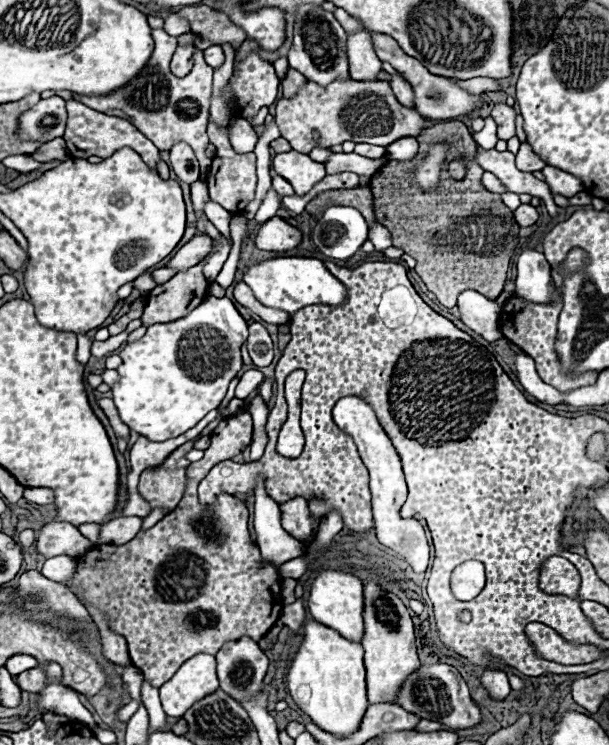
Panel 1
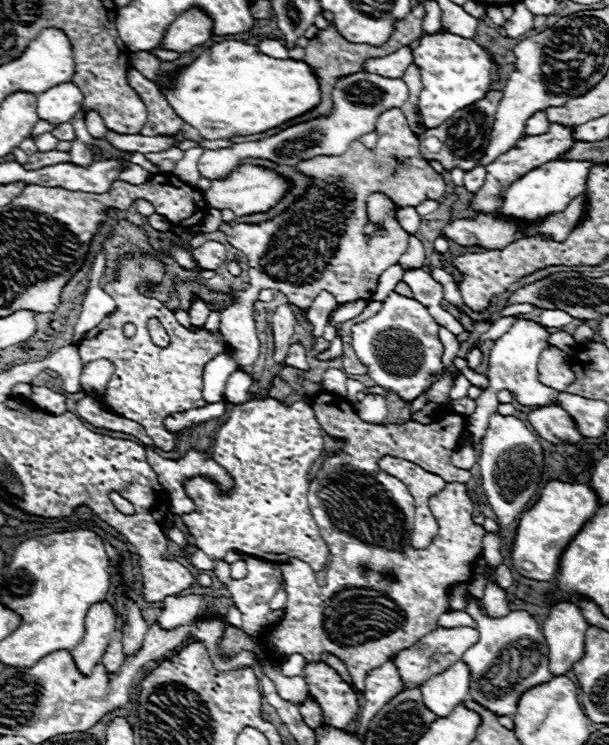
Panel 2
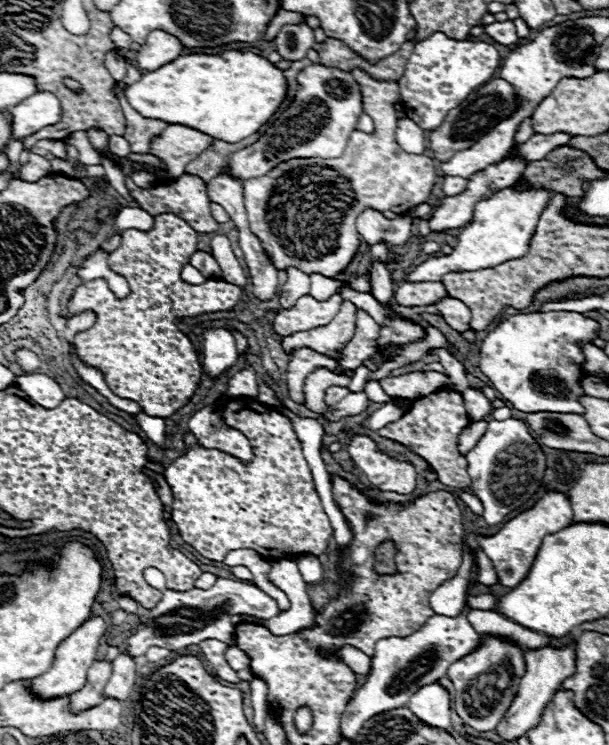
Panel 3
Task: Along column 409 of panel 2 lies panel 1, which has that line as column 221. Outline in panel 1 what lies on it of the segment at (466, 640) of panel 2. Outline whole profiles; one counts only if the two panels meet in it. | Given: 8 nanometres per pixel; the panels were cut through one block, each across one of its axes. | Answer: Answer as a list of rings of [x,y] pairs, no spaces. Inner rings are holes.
[[[244,636],[234,642],[226,642],[216,654],[220,688],[242,702],[262,692],[262,680],[268,670],[268,656],[260,650],[258,642]]]

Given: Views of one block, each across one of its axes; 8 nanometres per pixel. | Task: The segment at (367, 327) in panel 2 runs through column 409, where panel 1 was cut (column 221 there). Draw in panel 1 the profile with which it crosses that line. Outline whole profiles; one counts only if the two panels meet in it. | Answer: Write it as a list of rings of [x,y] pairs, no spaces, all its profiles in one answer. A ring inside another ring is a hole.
[[[208,296],[198,308],[194,308],[190,314],[172,320],[172,322],[160,322],[152,324],[148,332],[132,344],[126,344],[126,348],[120,352],[122,366],[118,368],[120,380],[112,388],[112,400],[120,412],[120,418],[124,424],[128,424],[138,434],[162,442],[168,438],[176,438],[196,426],[210,410],[218,408],[222,398],[226,396],[230,380],[240,372],[242,368],[242,356],[240,348],[248,338],[248,324],[238,314],[236,306],[230,298],[216,298]]]

